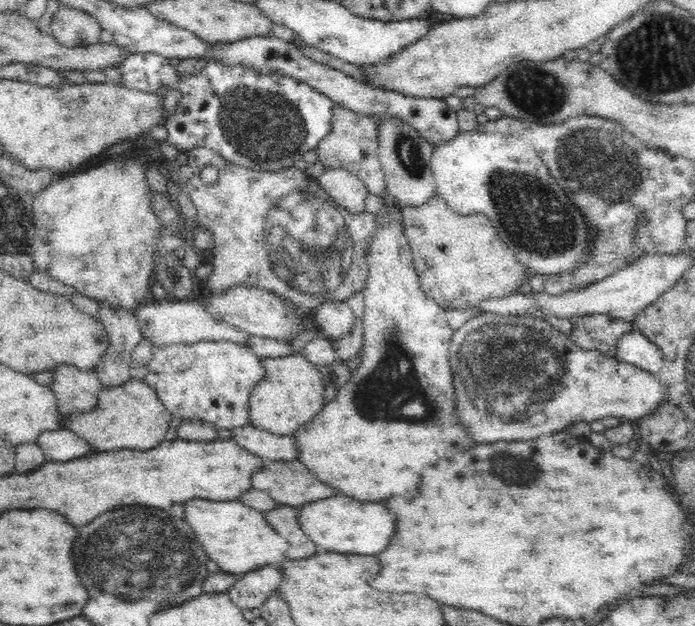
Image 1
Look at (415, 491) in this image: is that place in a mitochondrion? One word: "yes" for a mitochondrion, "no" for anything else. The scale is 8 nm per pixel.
no

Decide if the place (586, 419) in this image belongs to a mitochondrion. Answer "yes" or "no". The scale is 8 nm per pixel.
no

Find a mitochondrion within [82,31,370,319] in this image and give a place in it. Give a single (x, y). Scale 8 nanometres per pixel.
(309, 248)

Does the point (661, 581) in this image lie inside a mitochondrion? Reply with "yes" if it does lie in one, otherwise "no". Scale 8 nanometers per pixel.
no

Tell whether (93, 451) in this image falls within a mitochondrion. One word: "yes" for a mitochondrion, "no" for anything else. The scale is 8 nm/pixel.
no

